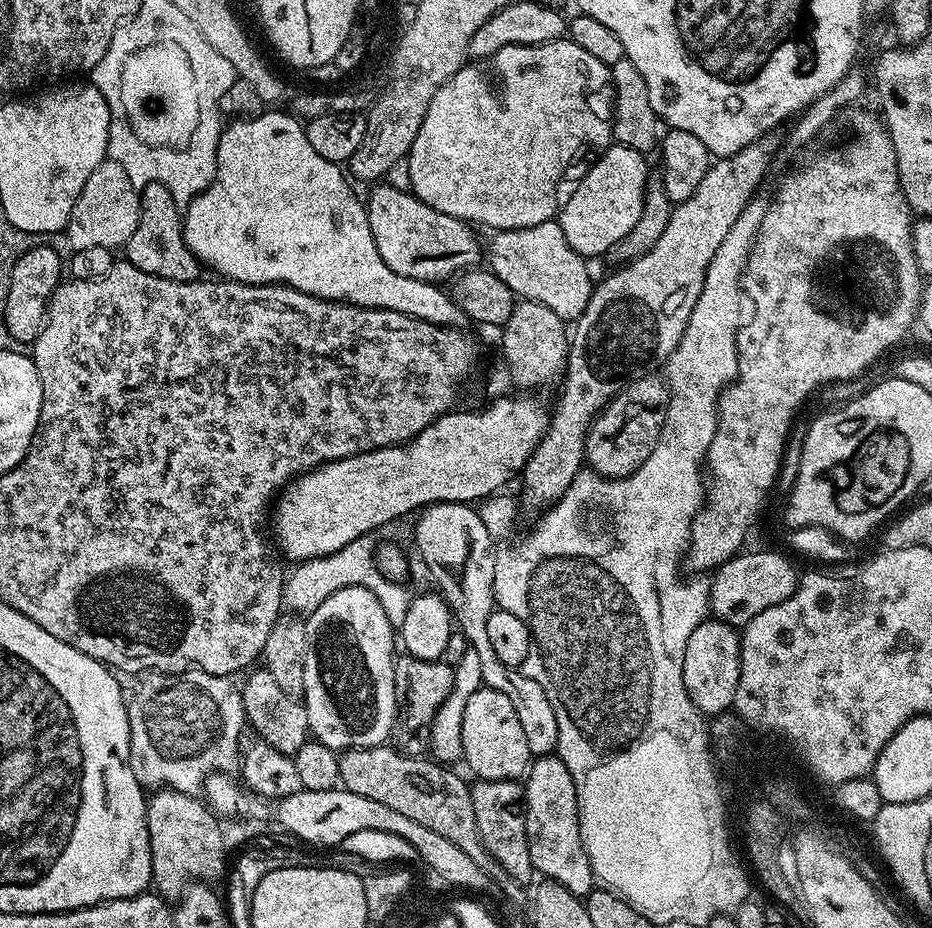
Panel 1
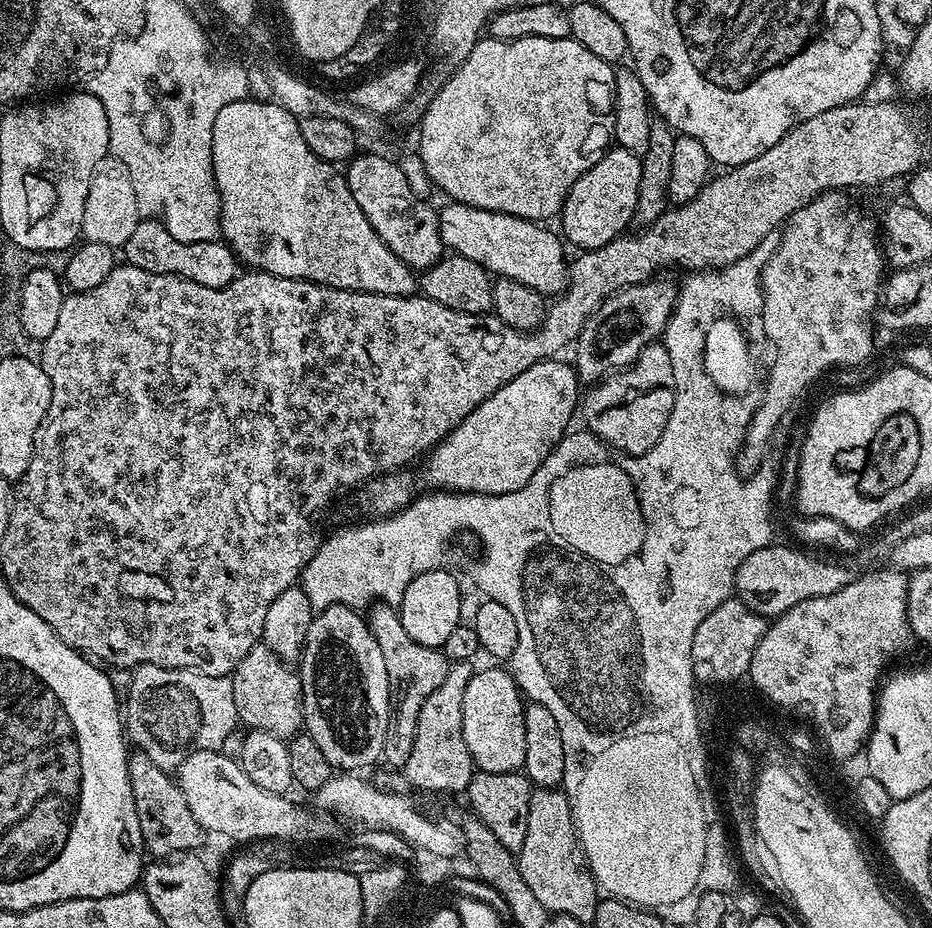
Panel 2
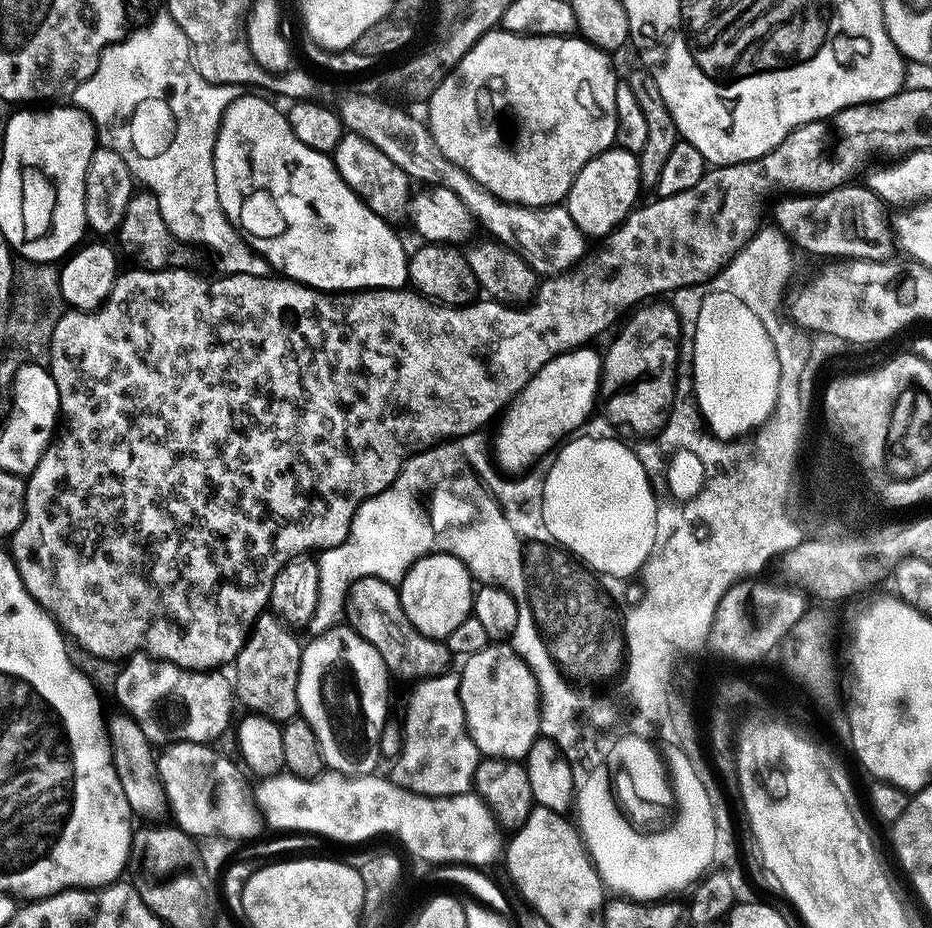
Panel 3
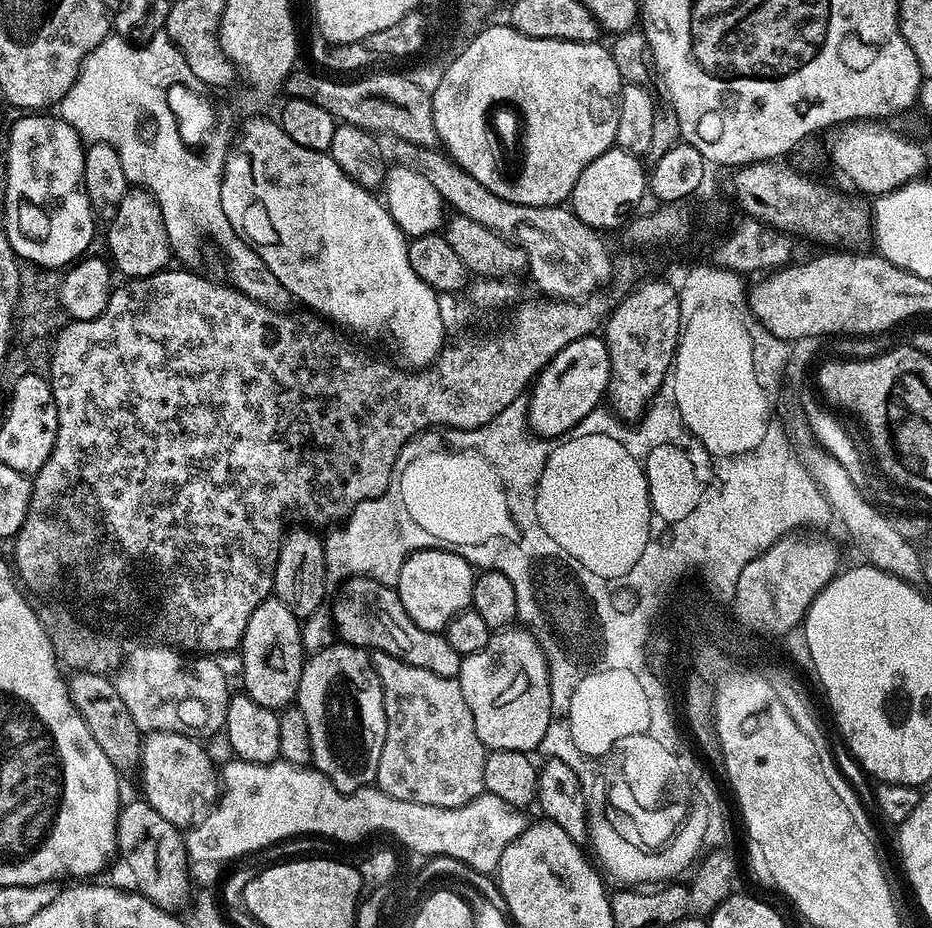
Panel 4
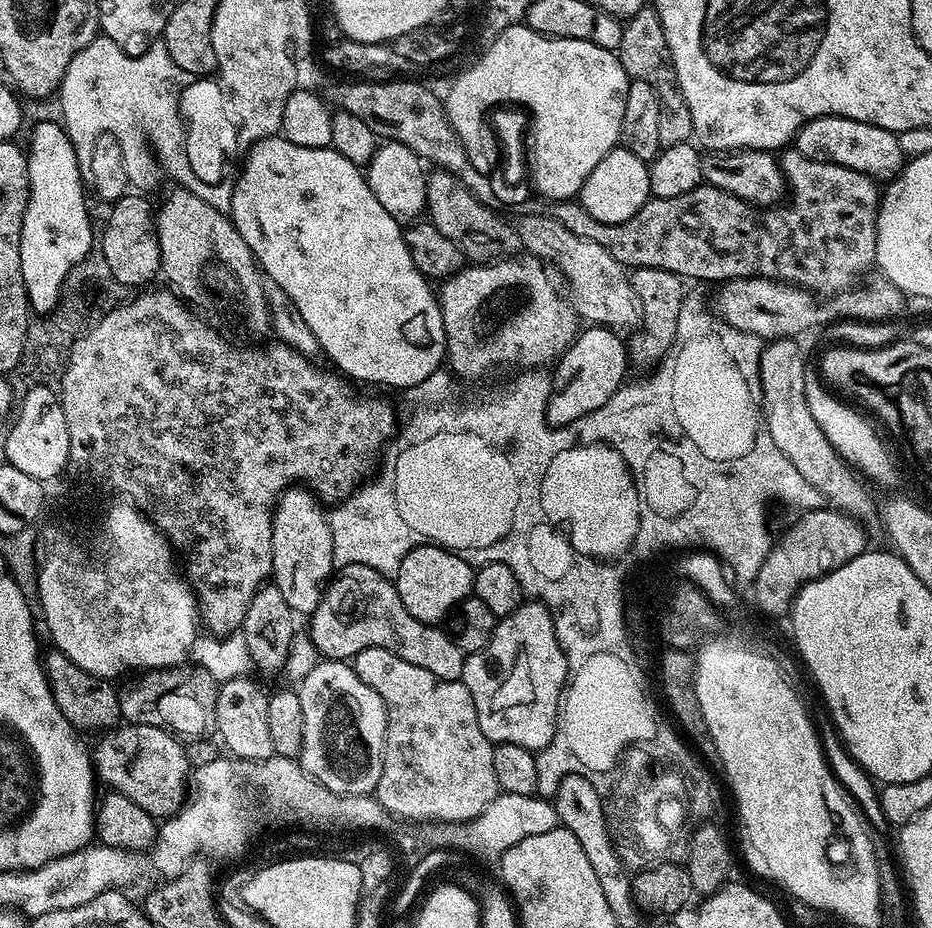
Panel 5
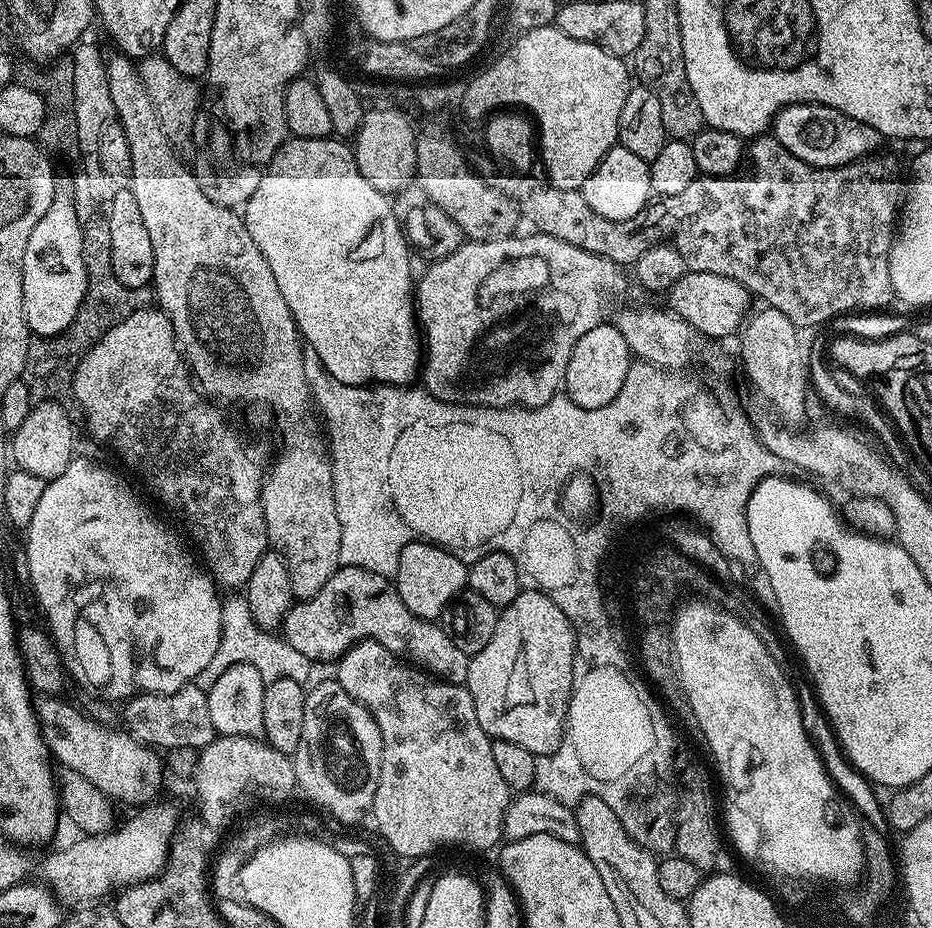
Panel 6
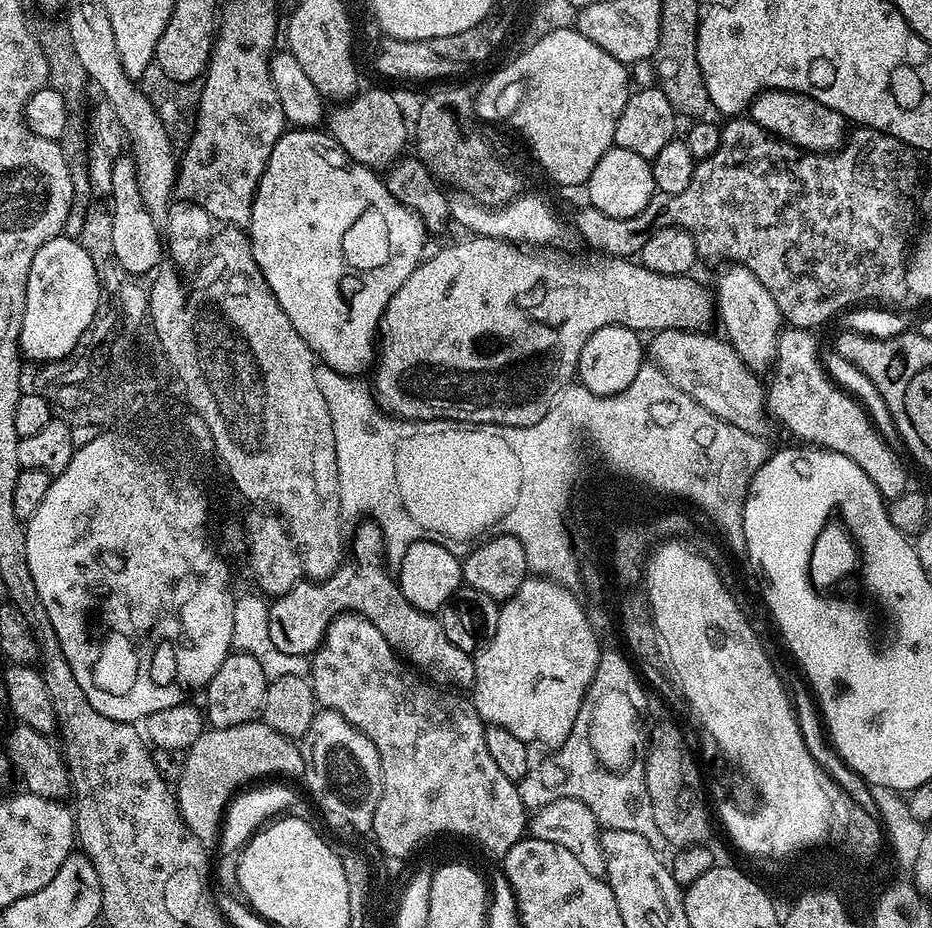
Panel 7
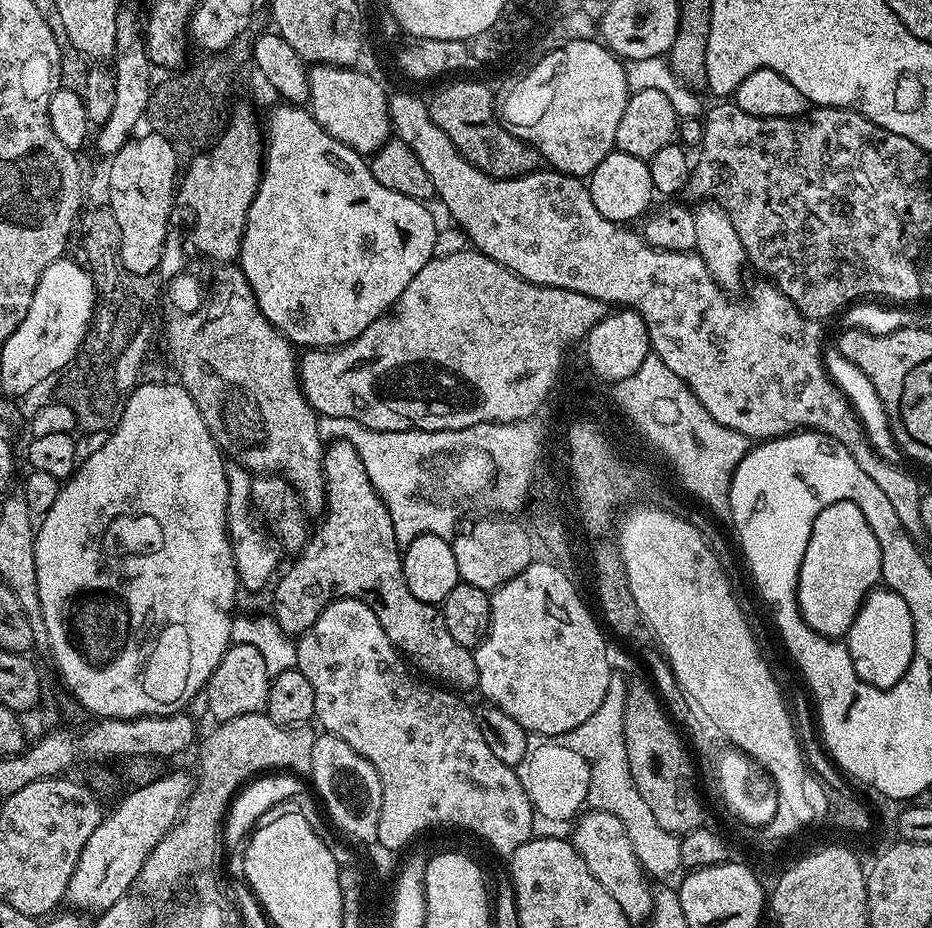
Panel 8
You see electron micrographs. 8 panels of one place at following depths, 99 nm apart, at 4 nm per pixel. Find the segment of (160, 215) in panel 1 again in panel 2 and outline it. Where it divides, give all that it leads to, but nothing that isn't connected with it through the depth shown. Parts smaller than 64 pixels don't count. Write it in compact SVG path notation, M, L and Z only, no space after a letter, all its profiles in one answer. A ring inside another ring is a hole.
M141 219L140 224L130 234L128 241L122 249L123 259L136 268L141 268L154 274L166 274L167 276L181 276L183 280L198 282L198 286L210 286L221 288L230 282L234 282L238 275L238 257L227 243L216 238L209 238L202 242L178 242L170 230L159 219Z

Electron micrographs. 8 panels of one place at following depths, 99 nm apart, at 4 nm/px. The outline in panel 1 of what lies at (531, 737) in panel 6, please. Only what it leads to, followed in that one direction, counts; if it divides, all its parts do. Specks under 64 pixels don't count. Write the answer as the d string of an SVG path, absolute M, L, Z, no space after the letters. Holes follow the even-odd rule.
M483 686L470 694L470 702L466 702L466 714L462 714L462 750L463 763L468 763L473 777L481 780L520 780L533 759L510 698L498 690Z

